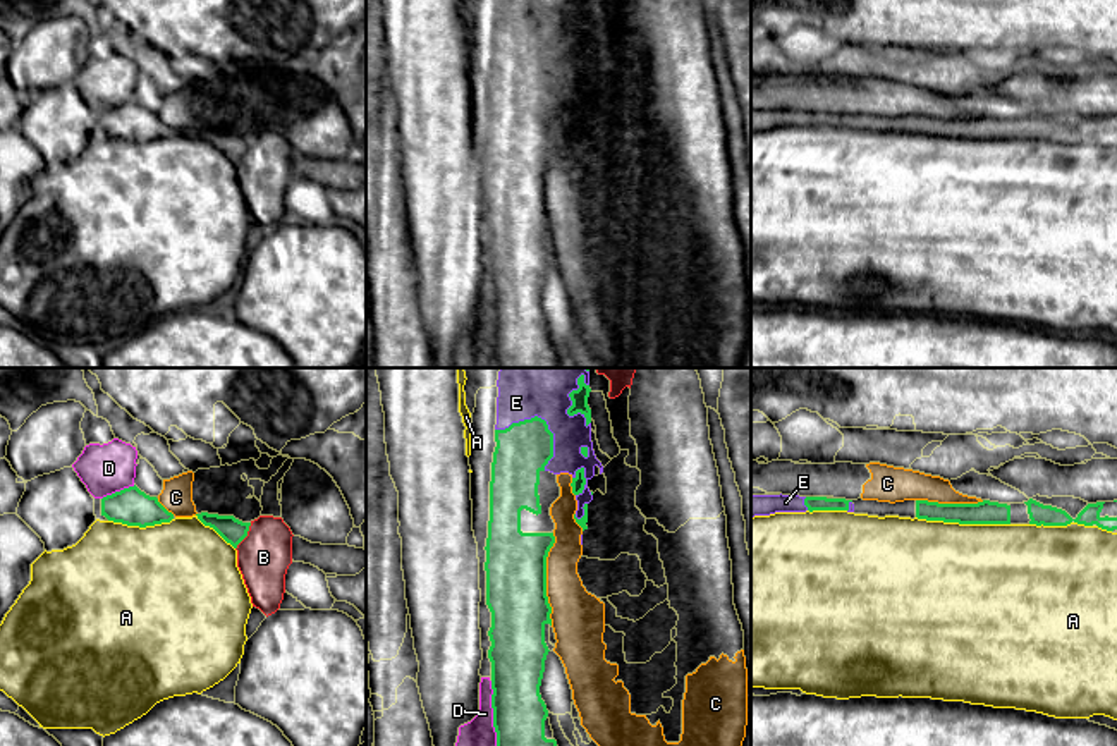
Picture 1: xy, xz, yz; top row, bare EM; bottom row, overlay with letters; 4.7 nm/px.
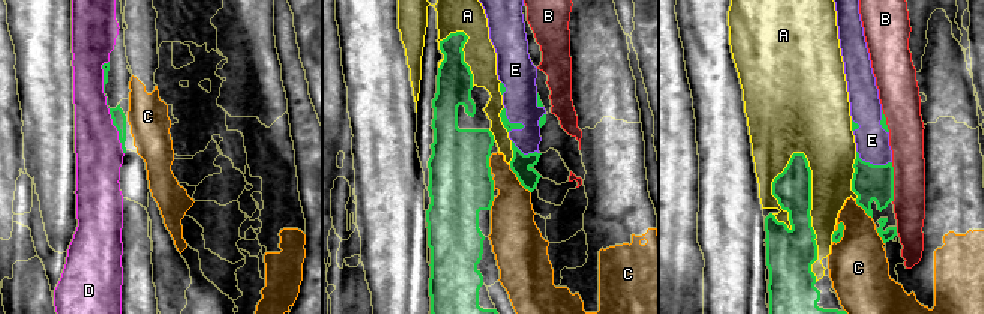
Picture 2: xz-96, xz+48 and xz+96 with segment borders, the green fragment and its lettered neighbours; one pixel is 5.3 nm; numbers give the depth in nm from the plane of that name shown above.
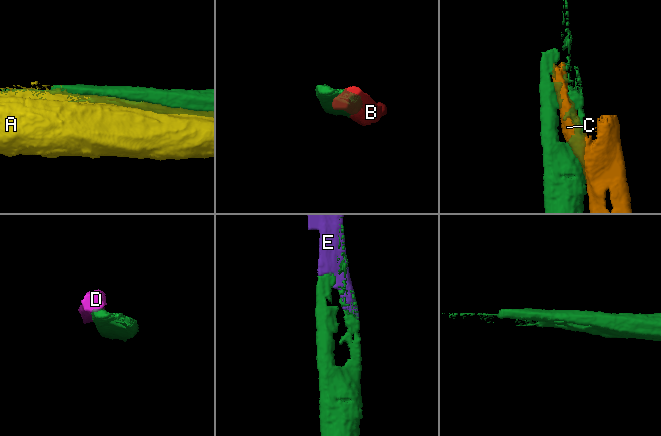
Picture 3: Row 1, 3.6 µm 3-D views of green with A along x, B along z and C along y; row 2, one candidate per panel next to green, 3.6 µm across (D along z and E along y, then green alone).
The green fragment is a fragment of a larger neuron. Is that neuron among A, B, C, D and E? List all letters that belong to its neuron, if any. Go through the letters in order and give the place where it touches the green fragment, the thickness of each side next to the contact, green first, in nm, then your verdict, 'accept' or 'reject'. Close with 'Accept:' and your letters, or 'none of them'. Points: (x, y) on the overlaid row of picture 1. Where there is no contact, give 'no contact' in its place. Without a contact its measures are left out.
A: yz (963, 523) | 110/500 nm | reject
B: xy (246, 535) | 120/260 nm | reject
C: xz (545, 580) | 280/260 nm | reject
D: xz (494, 714) | 240/140 nm | reject
E: xz (545, 421) | 260/360 nm | accept
Accept: E

